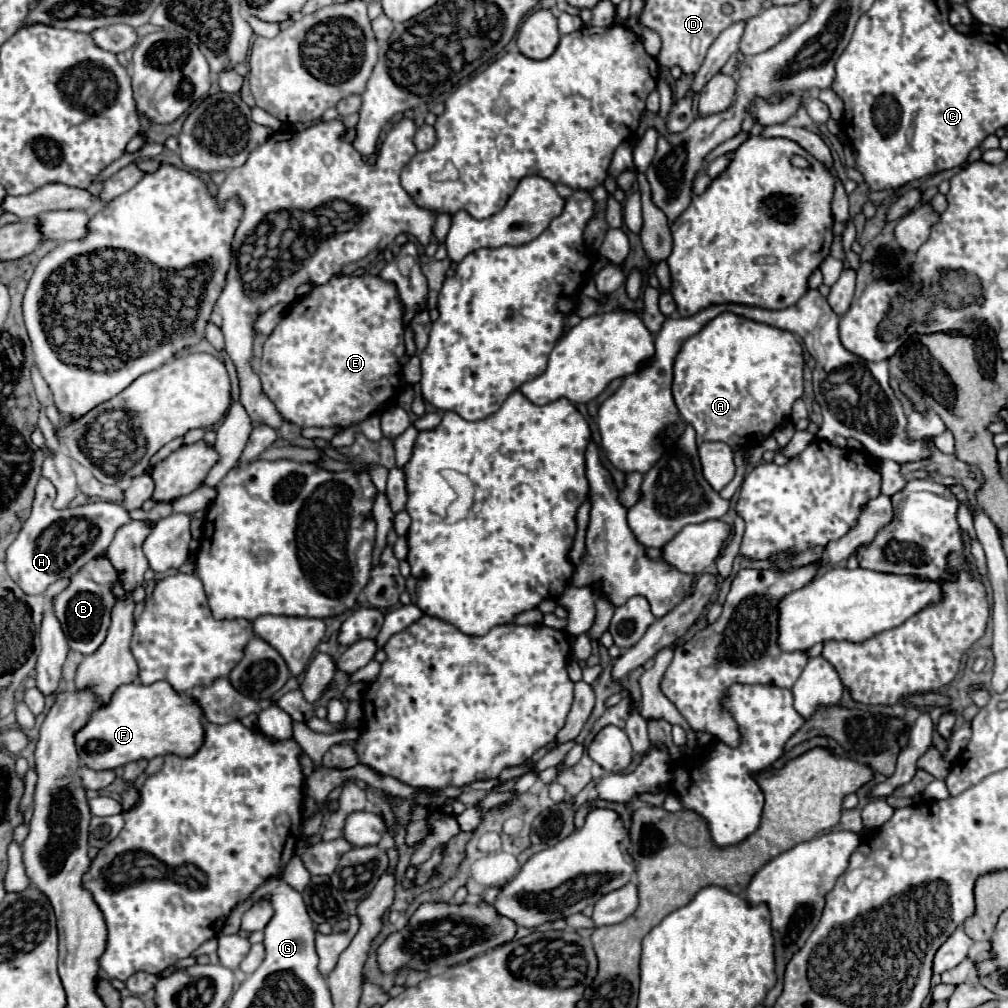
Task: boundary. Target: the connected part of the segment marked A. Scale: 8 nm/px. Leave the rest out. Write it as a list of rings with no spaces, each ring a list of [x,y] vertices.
[[[721,312],[709,324],[705,324],[705,328],[701,332],[697,332],[691,338],[687,338],[683,342],[677,358],[675,358],[675,364],[673,364],[673,400],[675,400],[675,406],[677,406],[679,414],[685,418],[685,422],[695,428],[695,432],[697,432],[697,444],[719,440],[719,442],[729,444],[733,450],[737,450],[737,448],[749,450],[749,448],[761,444],[777,426],[781,426],[783,422],[787,422],[787,418],[791,414],[793,402],[797,398],[801,398],[801,396],[803,396],[803,350],[801,350],[799,340],[795,338],[795,334],[787,332],[787,330],[773,328],[769,324],[761,324],[761,322],[749,320],[749,318],[733,314],[733,312]]]

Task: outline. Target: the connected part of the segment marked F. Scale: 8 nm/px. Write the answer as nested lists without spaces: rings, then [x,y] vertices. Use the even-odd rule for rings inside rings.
[[[155,682],[155,684],[123,684],[119,686],[111,700],[105,706],[99,706],[89,722],[75,732],[75,746],[79,754],[79,762],[91,770],[113,770],[117,766],[125,766],[133,760],[151,760],[155,756],[165,754],[193,754],[197,746],[201,746],[203,738],[203,718],[201,710],[193,706],[193,698],[177,694],[167,682]]]

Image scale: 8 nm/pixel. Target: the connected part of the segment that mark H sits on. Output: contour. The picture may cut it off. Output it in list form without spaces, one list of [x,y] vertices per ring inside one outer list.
[[[41,478],[35,488],[31,516],[7,550],[7,572],[25,594],[43,594],[49,584],[63,576],[73,576],[99,552],[107,550],[117,528],[121,528],[129,520],[131,518],[125,508],[115,502],[91,502],[79,508],[55,510],[53,484],[47,478]]]

